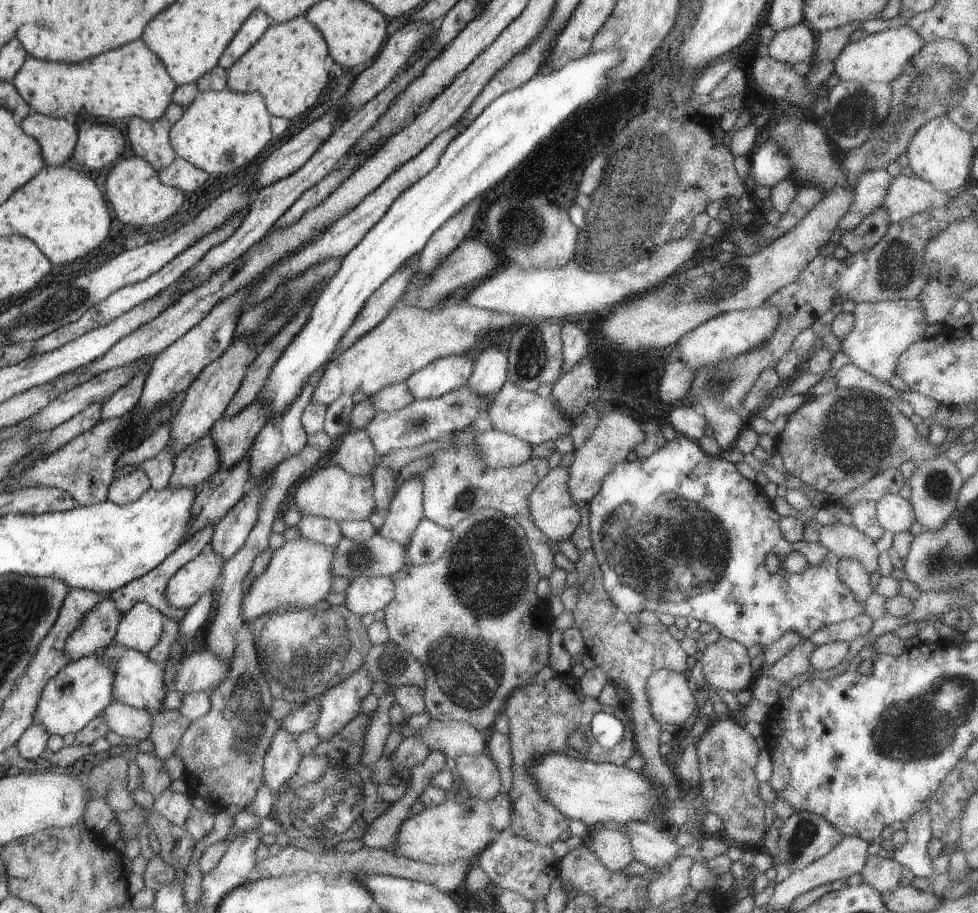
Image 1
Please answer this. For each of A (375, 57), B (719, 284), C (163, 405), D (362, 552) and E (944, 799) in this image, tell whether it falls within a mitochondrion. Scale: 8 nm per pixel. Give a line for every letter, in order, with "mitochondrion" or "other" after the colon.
A: other
B: mitochondrion
C: other
D: other
E: other

